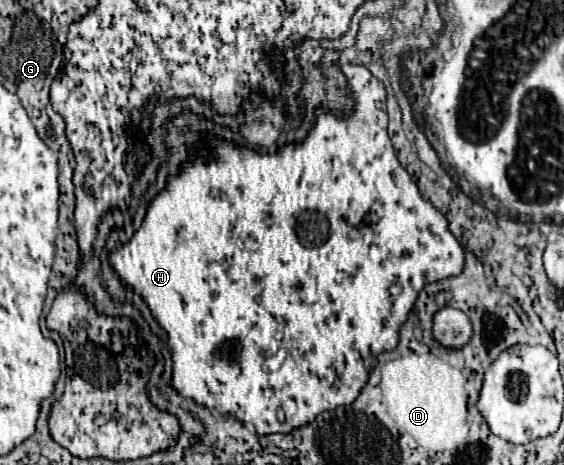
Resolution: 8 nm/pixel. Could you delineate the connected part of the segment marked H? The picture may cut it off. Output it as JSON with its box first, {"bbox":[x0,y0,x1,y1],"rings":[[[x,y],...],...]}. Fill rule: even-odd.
{"bbox":[109,65,463,435],"rings":[[[343,65],[347,75],[351,95],[355,97],[355,109],[349,117],[339,119],[325,109],[317,109],[317,121],[307,139],[299,145],[285,145],[277,153],[259,155],[245,147],[235,147],[227,141],[213,141],[213,157],[209,163],[209,173],[203,165],[205,159],[197,153],[193,161],[183,165],[179,177],[169,179],[165,191],[161,191],[149,205],[147,217],[141,229],[133,235],[129,243],[115,249],[109,255],[109,263],[117,271],[123,283],[127,283],[135,293],[139,293],[159,325],[169,333],[169,347],[173,353],[173,379],[171,385],[183,395],[197,403],[207,405],[215,413],[231,413],[243,423],[253,423],[257,435],[267,433],[289,433],[295,427],[311,423],[321,411],[331,411],[341,405],[351,405],[359,395],[361,387],[369,377],[369,363],[377,359],[381,351],[397,347],[399,327],[405,323],[419,291],[433,281],[459,275],[463,271],[463,247],[451,235],[447,219],[421,197],[417,185],[401,167],[395,157],[391,139],[387,135],[387,111],[385,111],[385,87],[371,75],[363,65]],[[277,349],[285,349],[285,361],[279,369],[267,371],[265,359],[275,355]]]}

